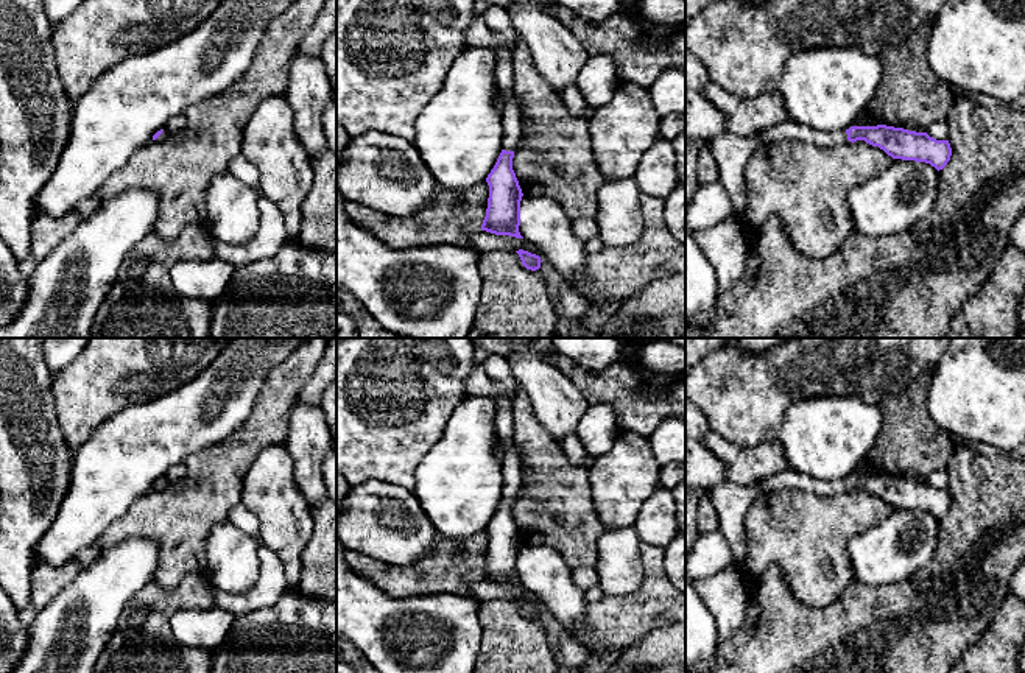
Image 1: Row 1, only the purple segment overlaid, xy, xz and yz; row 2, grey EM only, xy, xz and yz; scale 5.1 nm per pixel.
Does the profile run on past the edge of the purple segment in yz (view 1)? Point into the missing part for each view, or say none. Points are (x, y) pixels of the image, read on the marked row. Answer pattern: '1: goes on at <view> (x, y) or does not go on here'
1: goes on at yz (731, 153)

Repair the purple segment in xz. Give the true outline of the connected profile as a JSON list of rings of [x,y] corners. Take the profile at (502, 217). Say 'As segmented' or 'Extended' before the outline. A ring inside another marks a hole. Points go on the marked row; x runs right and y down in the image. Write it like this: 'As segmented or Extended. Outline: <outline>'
Extended. Outline: [[[481,5],[478,14],[495,33],[495,81],[497,92],[505,98],[503,150],[486,178],[489,198],[481,231],[523,238],[519,232],[523,193],[512,170],[514,151],[522,139],[522,117],[512,95],[512,50],[519,37],[505,6]]]

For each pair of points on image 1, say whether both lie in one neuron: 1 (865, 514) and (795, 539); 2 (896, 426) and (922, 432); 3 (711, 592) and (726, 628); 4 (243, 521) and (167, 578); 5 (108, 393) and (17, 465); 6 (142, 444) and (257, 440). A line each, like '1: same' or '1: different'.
1: same
2: same
3: same
4: different
5: different
6: different

